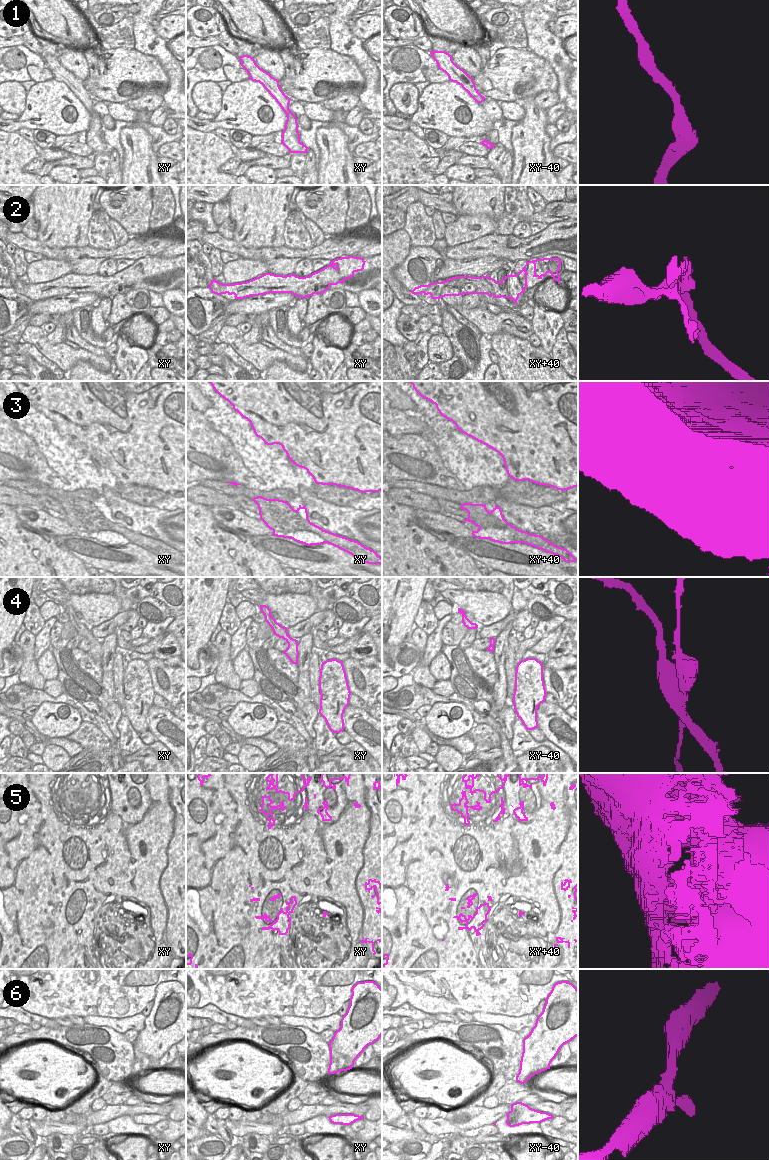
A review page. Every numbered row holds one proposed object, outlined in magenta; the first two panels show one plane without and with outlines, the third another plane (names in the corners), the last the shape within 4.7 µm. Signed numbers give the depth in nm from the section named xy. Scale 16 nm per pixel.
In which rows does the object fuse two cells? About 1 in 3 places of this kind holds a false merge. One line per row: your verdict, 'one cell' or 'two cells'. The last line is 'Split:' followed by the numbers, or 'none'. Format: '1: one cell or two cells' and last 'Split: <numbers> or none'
1: one cell
2: two cells
3: two cells
4: two cells
5: one cell
6: one cell
Split: 2, 3, 4

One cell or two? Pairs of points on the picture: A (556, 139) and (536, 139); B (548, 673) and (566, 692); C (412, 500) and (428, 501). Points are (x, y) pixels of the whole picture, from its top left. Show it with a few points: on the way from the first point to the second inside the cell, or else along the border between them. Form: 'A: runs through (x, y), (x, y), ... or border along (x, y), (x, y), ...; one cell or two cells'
A: border along (547, 123), (546, 133), (550, 139), (551, 150); two cells
B: runs through (550, 680), (551, 686), (559, 692); one cell
C: runs through (416, 500), (424, 501); one cell

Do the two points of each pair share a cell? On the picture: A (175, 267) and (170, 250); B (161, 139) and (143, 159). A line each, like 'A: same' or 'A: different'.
A: same
B: different

